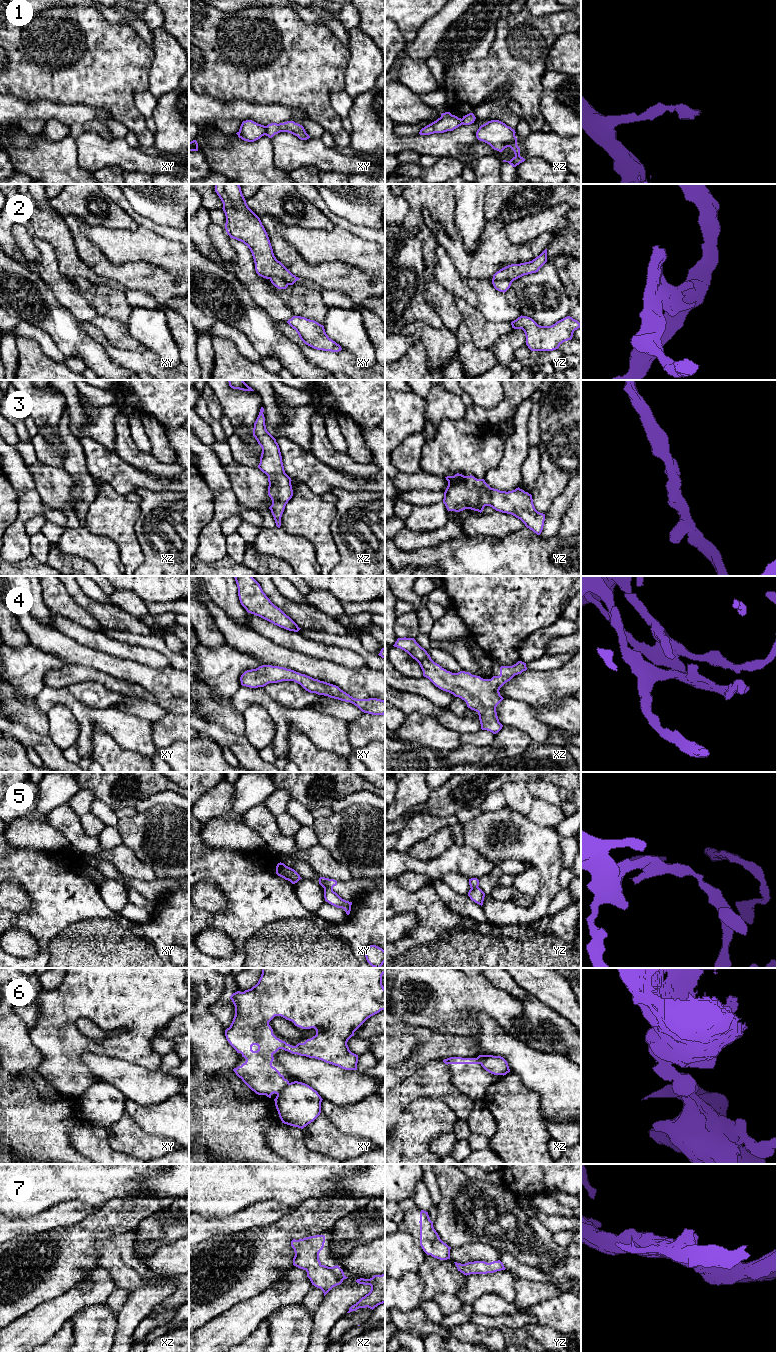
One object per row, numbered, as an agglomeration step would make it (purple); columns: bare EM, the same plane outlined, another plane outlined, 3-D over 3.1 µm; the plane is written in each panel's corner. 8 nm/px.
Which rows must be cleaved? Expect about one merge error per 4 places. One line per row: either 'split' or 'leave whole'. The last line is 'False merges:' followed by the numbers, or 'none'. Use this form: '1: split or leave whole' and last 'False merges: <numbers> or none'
1: split
2: split
3: leave whole
4: leave whole
5: split
6: split
7: leave whole
False merges: 1, 2, 5, 6

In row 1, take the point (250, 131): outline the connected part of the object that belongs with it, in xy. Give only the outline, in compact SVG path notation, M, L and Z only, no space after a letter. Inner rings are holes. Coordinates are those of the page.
M252 120L243 121L239 131L236 133L244 141L254 142L266 135L267 128Z

